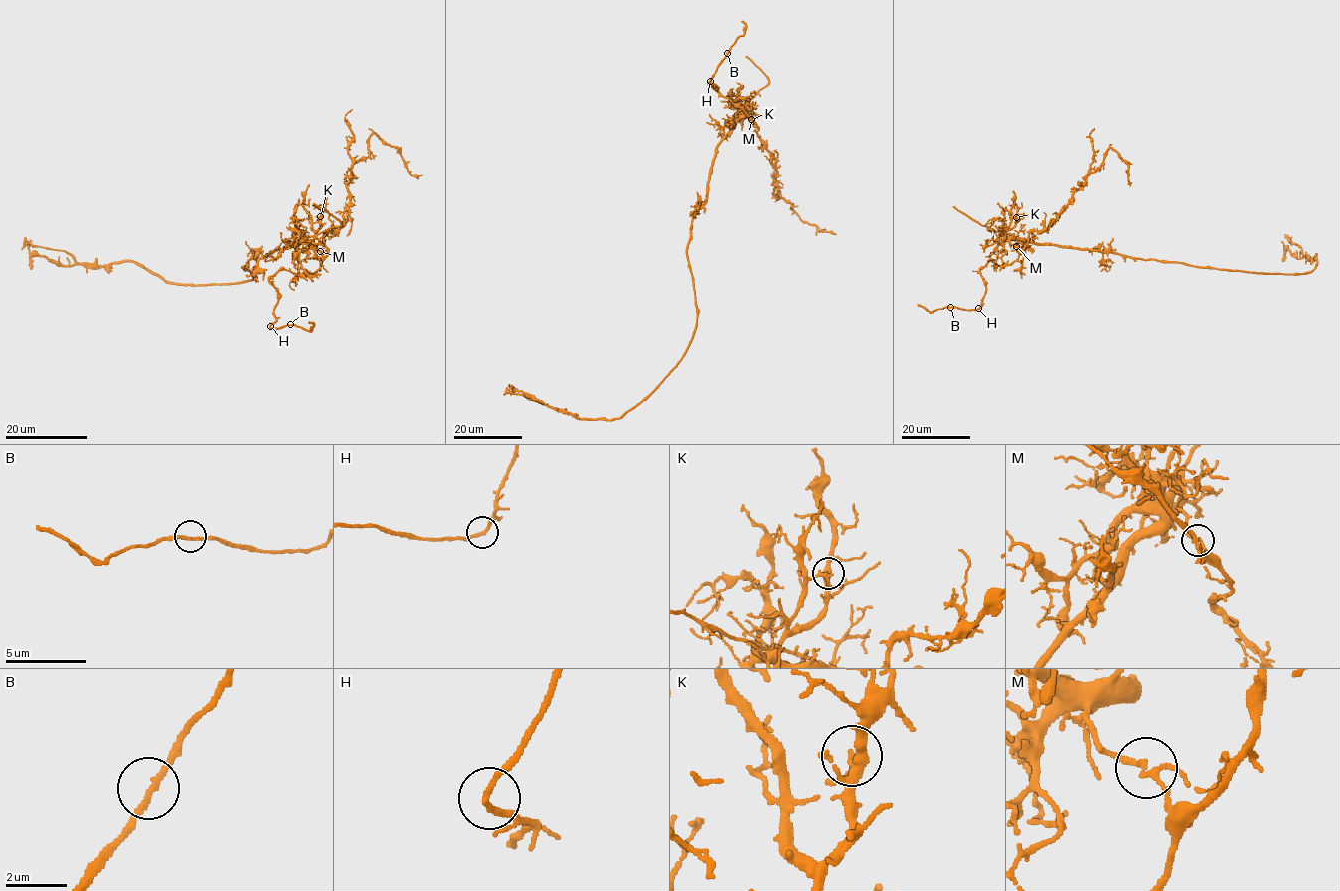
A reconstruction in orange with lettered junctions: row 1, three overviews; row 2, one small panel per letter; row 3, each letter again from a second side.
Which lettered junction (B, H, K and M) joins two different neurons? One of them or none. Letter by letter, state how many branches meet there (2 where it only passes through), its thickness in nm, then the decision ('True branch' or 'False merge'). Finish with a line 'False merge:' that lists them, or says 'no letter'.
B: Branches: 2. Thickness 200 nm. True branch
H: Branches: 2. Thickness 190 nm. True branch
K: Branches: 2. Thickness 160 nm. True branch
M: Branches: 3. Thickness 150 nm. False merge
False merge: M

